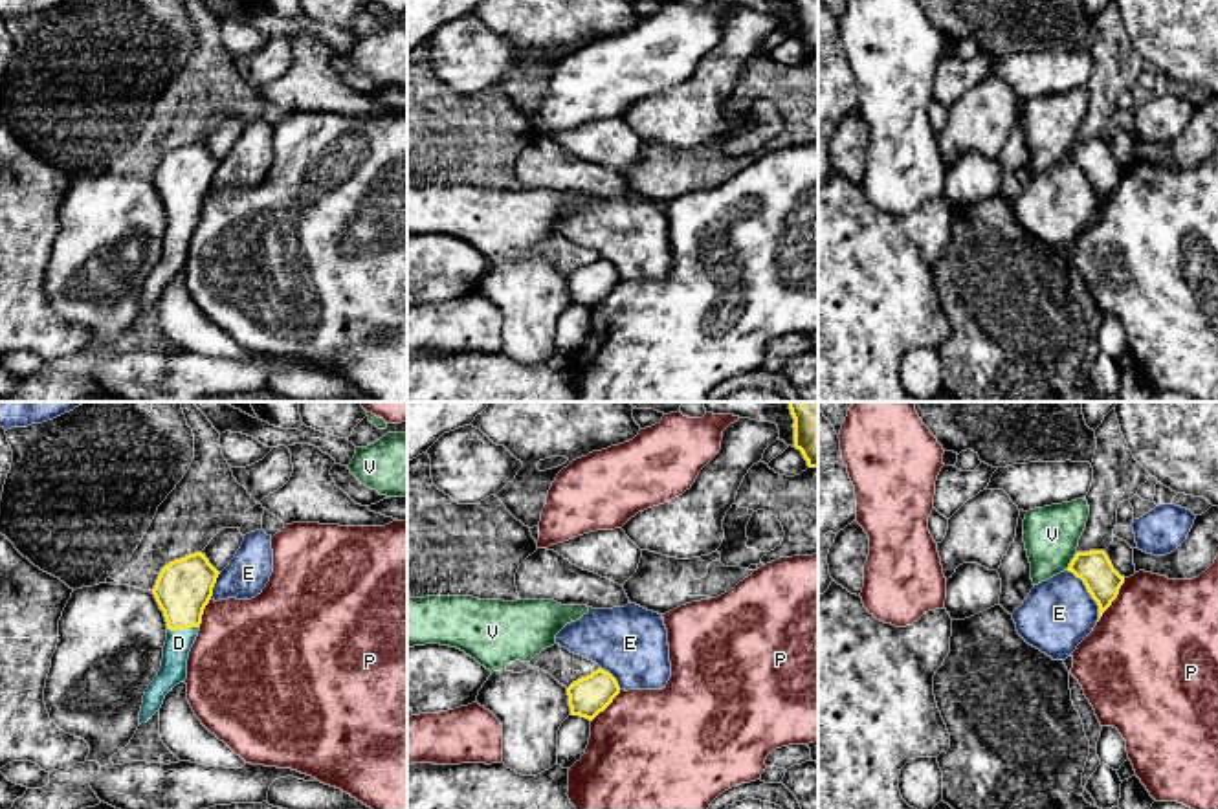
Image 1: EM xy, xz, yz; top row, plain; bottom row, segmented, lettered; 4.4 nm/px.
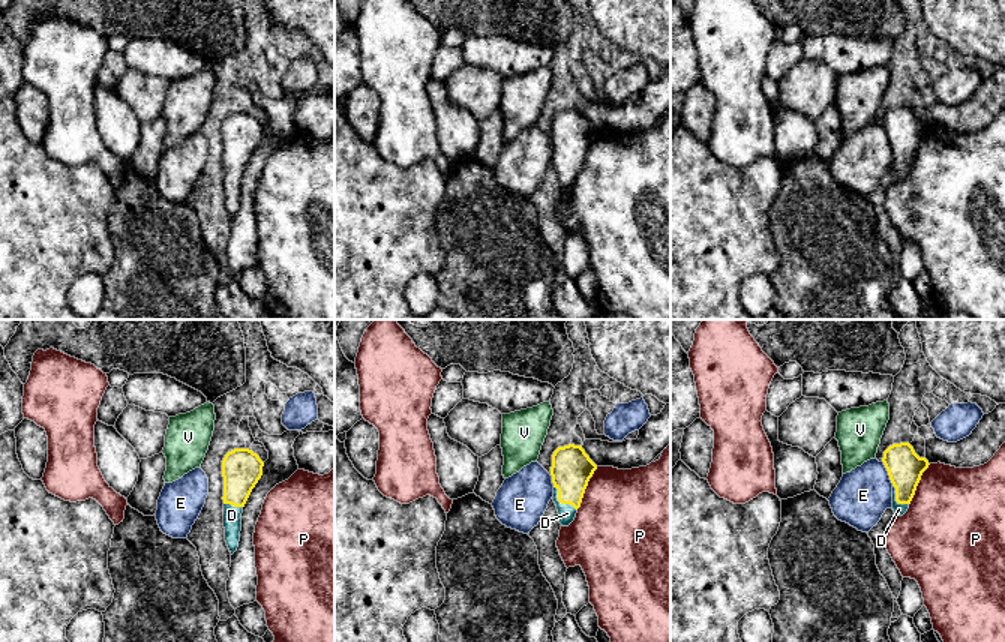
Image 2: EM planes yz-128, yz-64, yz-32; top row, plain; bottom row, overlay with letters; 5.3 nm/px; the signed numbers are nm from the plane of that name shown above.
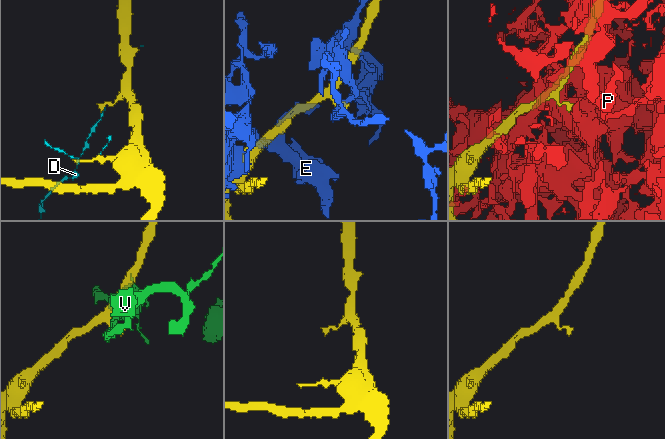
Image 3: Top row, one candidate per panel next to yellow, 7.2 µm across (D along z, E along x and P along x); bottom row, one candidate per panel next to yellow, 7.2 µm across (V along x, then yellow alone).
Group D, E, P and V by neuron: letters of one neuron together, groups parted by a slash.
D / E / P / V

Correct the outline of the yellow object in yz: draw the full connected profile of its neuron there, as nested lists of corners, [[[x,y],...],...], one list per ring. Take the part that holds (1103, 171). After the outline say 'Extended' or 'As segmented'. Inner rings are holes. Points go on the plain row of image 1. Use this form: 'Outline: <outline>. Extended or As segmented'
Outline: [[[1104,139],[1077,141],[1071,149],[1069,161],[1080,167],[1099,194],[1099,209],[1102,202],[1117,187],[1124,165],[1121,165]]]. As segmented

